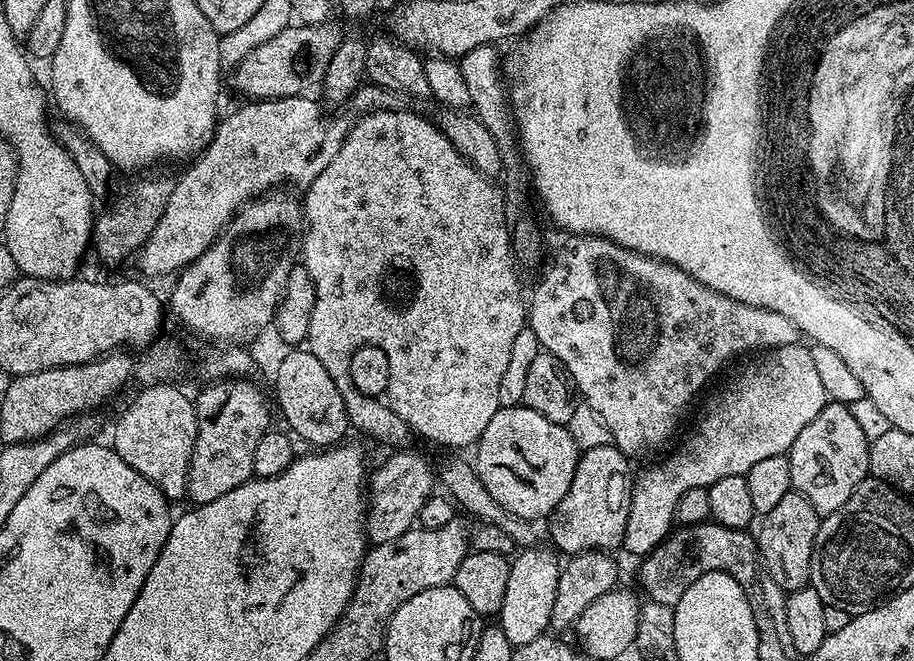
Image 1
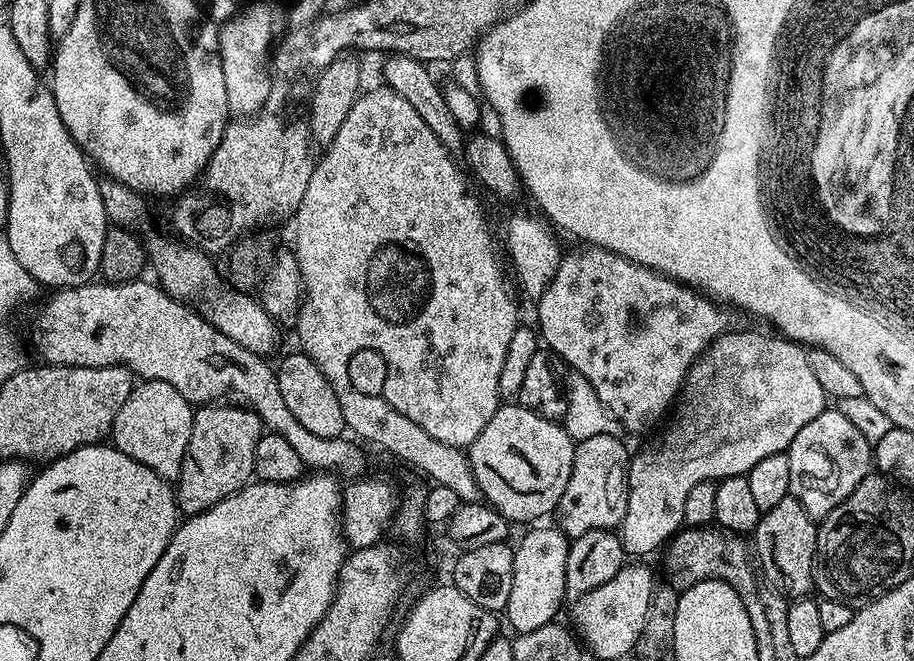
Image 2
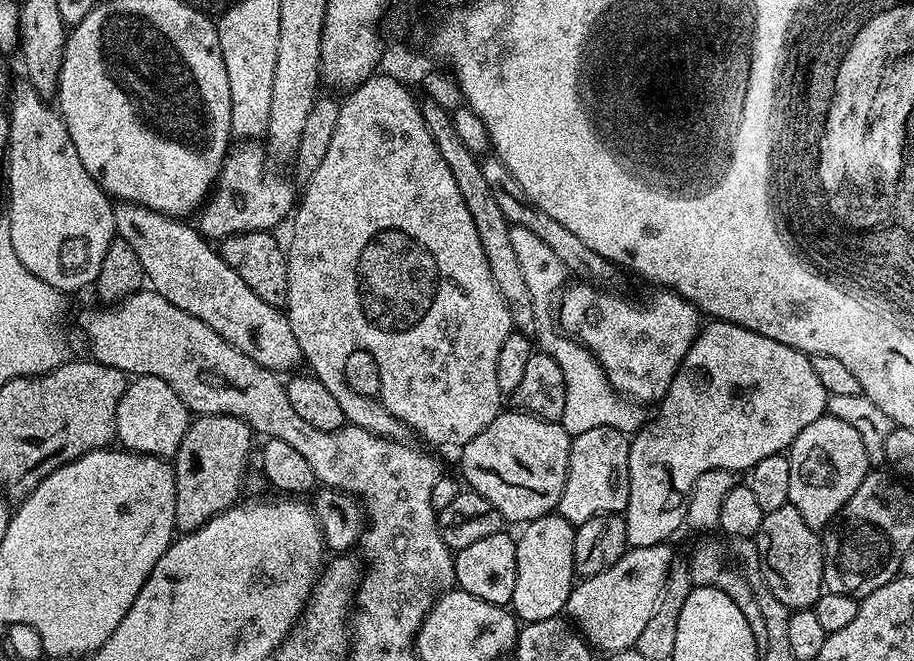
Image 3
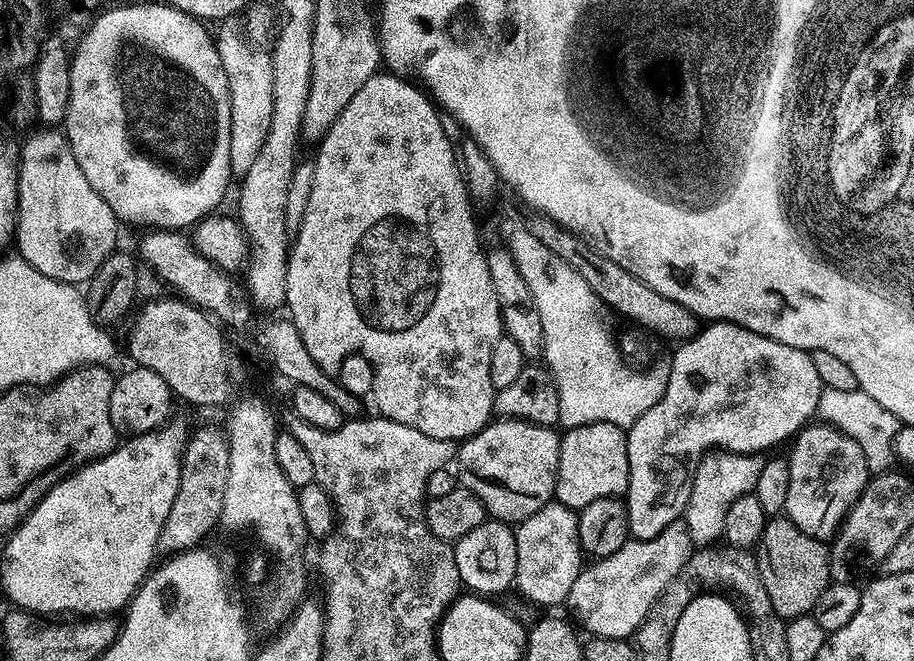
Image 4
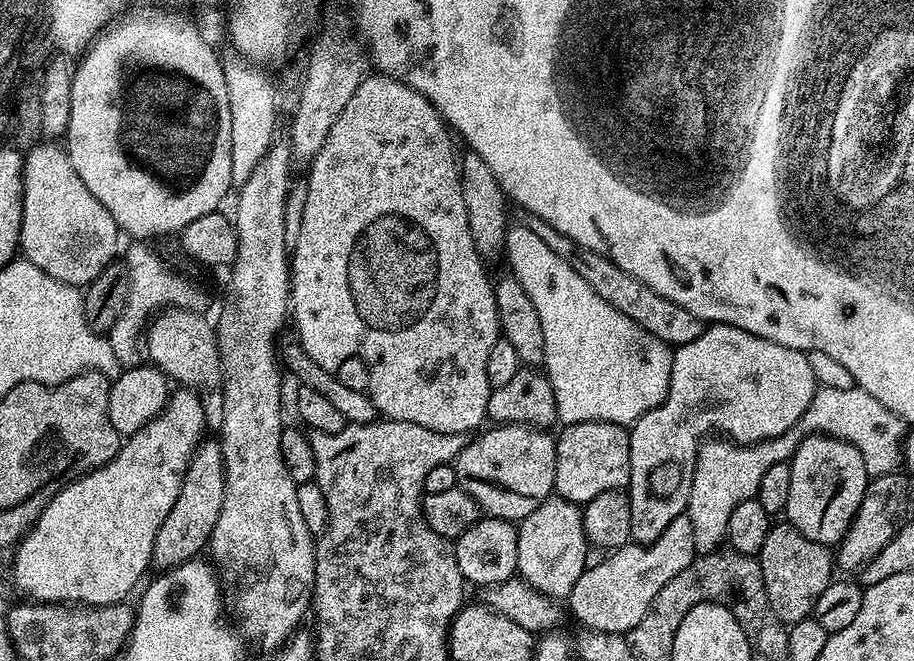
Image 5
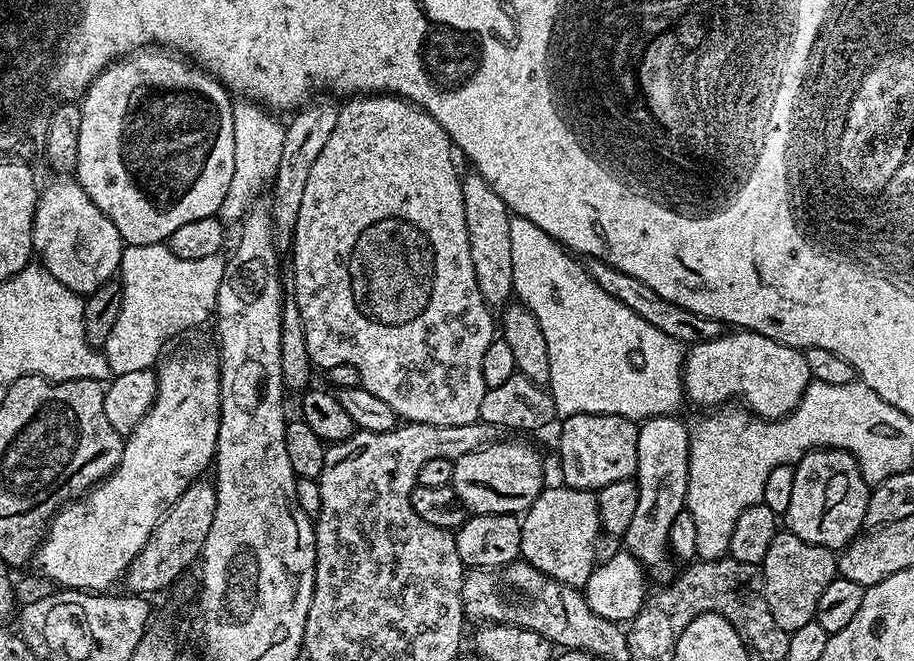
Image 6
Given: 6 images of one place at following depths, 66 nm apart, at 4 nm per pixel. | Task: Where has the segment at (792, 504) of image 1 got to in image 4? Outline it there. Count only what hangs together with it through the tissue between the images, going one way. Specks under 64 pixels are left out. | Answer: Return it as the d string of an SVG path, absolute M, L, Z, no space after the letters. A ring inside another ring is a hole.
M783 514L771 517L765 523L758 545L760 573L762 582L766 582L766 594L770 594L770 606L774 606L774 610L784 621L809 615L818 598L822 598L822 590L826 590L832 580L828 565L829 551L829 545L825 541L810 538L810 534L802 534L802 530L798 530L798 526L794 526L794 522L790 522Z

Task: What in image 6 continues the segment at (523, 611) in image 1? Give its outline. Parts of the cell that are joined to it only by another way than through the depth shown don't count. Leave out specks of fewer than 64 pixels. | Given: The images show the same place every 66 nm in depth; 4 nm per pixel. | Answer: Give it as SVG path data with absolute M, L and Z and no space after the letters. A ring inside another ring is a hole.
M567 486L559 487L545 487L544 491L538 494L538 498L534 498L534 502L527 512L523 513L520 520L520 554L527 564L542 570L550 578L557 580L558 583L583 589L593 569L598 564L596 539L601 539L602 536L596 492L587 492L581 488L569 488Z

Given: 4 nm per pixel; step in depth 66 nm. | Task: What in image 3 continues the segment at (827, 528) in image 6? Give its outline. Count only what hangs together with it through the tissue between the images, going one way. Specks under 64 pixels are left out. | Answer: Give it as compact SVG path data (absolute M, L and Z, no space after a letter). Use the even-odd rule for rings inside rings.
M827 414L818 417L794 438L786 452L790 462L790 494L788 503L794 505L806 526L817 530L827 529L842 506L854 498L854 490L862 486L862 478L870 471L866 446L854 426L842 422L841 416Z

